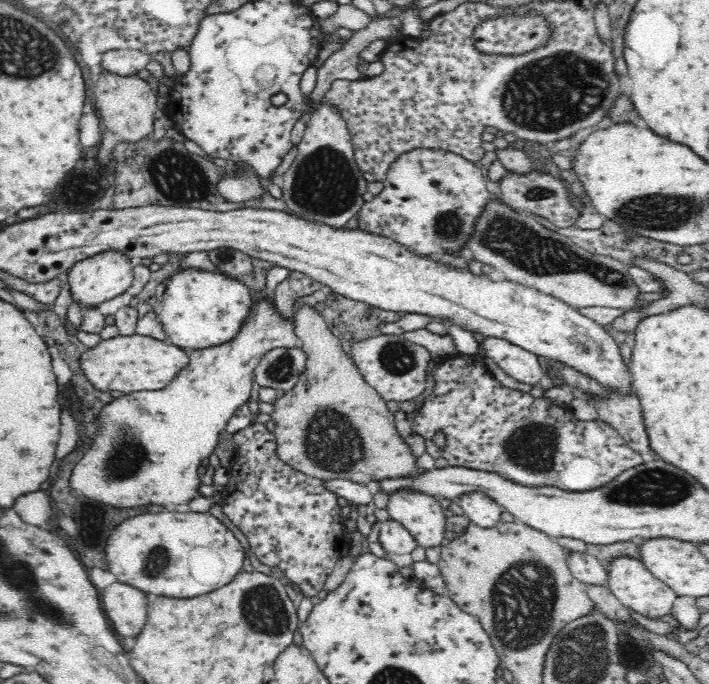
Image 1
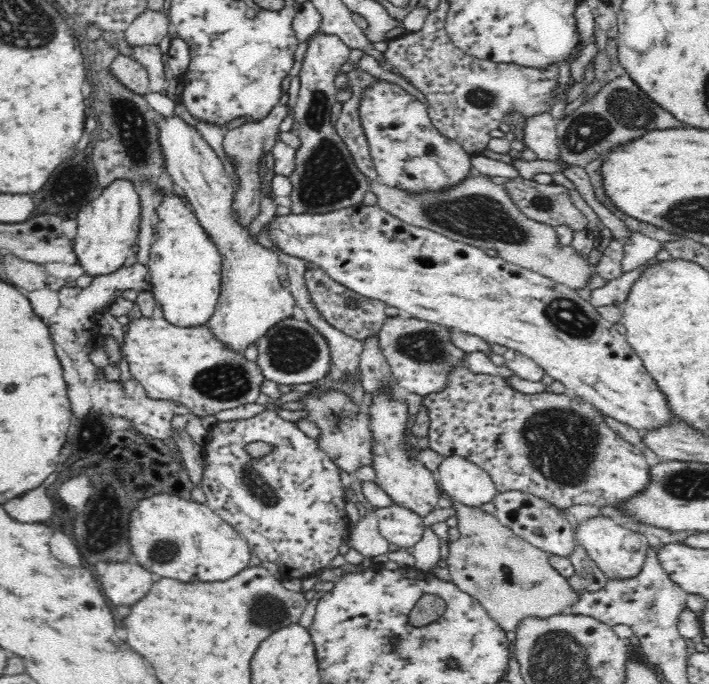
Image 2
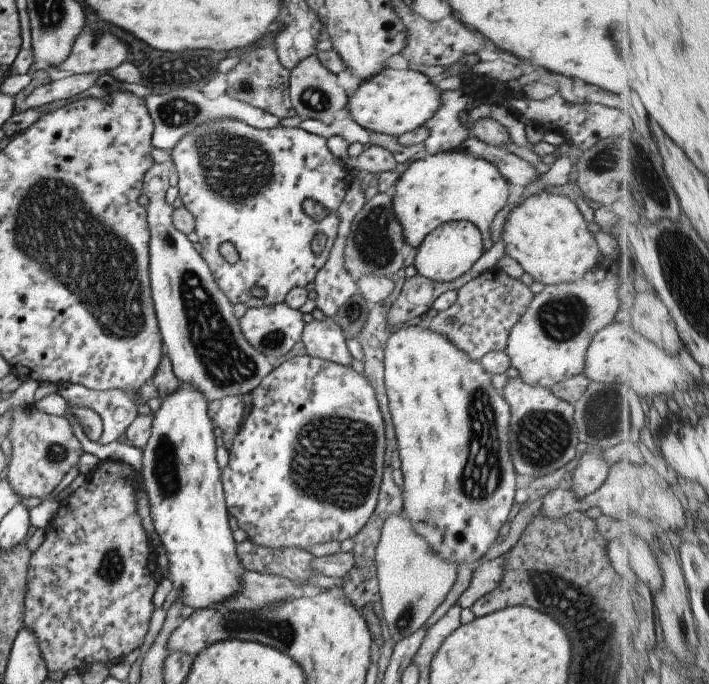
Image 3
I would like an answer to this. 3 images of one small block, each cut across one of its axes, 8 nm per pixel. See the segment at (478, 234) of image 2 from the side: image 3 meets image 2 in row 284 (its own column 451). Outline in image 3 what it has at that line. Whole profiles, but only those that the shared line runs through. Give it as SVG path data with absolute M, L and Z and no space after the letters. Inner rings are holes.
M403 510L393 512L383 520L380 540L374 549L374 564L383 620L394 644L424 626L451 589L458 566L443 560L429 548L421 534L413 530Z

